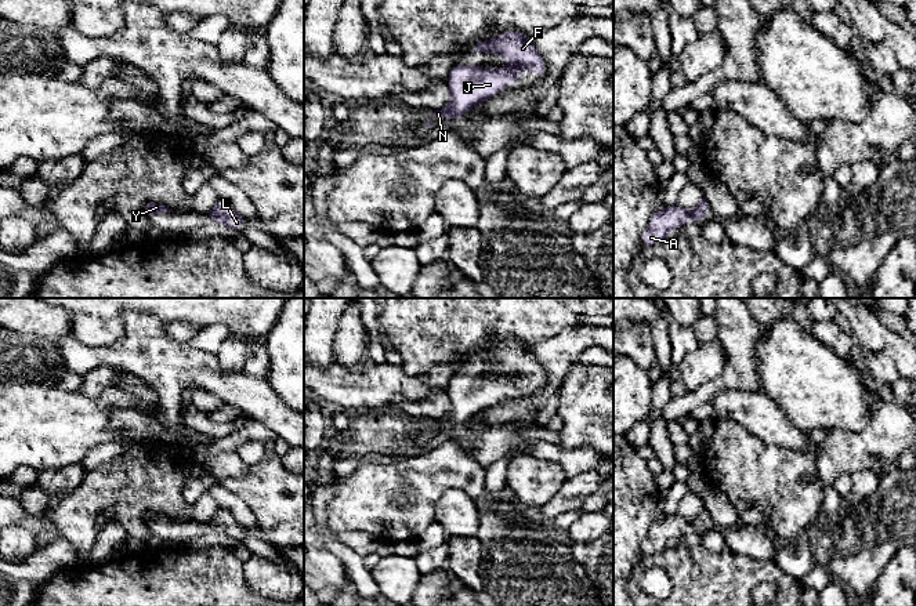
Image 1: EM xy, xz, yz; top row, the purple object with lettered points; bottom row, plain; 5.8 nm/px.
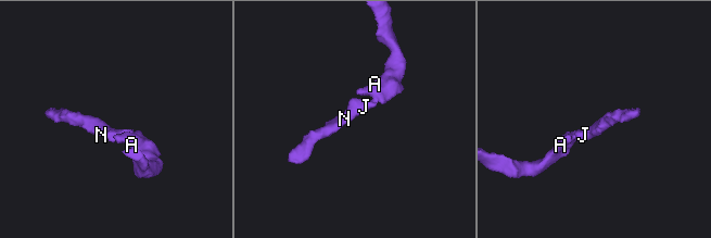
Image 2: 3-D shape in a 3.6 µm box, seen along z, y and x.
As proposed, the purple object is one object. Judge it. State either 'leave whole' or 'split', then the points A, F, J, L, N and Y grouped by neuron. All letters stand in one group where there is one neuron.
leave whole | A F J L N Y

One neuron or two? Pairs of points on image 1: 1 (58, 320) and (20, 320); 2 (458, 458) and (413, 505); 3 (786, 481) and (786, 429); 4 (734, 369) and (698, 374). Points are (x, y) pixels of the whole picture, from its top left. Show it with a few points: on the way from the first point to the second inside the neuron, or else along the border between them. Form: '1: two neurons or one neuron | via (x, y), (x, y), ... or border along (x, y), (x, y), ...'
1: one neuron | via (49, 320), (29, 320)
2: one neuron | via (446, 470), (422, 494)
3: two neurons | border along (756, 435), (766, 442), (807, 450), (814, 456)
4: two neurons | border along (717, 338), (724, 356), (724, 369), (695, 389)

